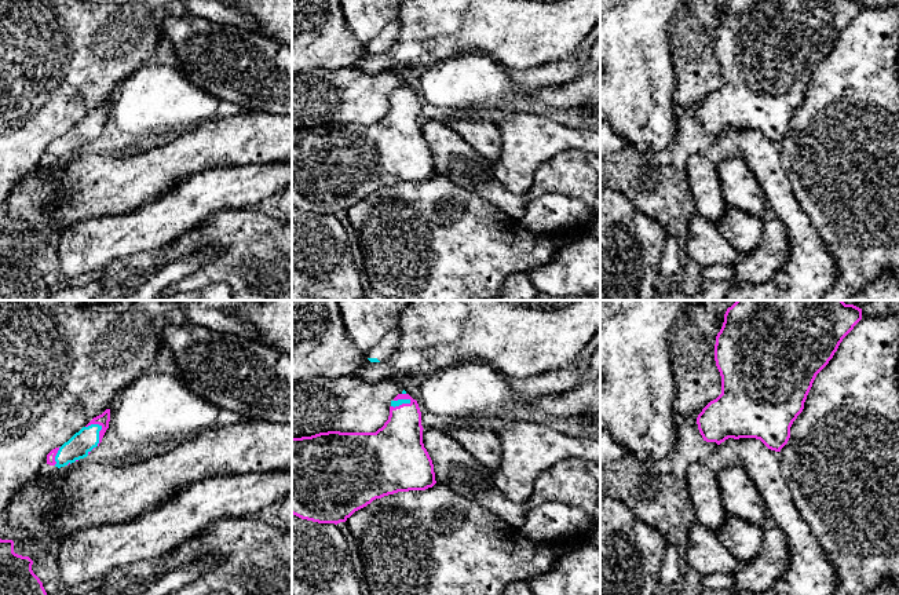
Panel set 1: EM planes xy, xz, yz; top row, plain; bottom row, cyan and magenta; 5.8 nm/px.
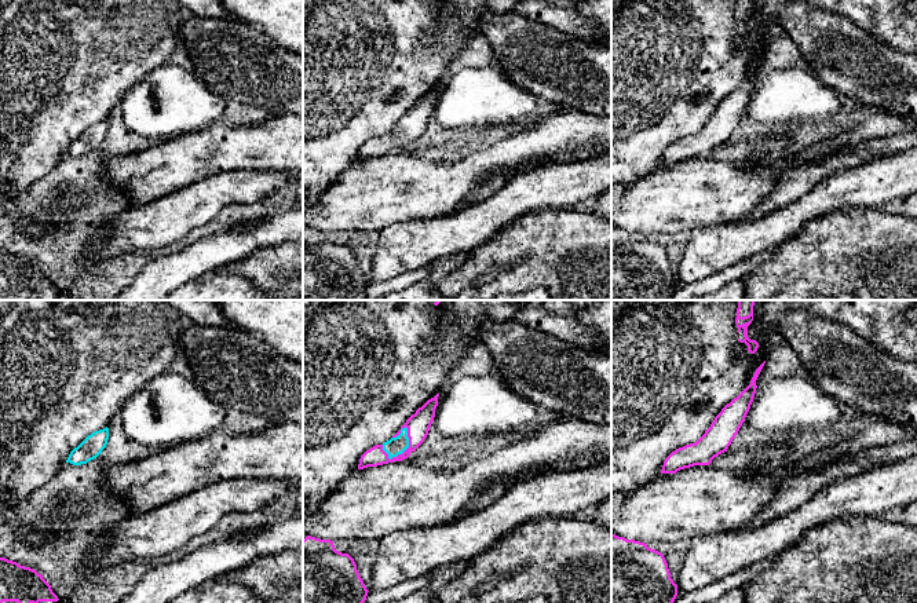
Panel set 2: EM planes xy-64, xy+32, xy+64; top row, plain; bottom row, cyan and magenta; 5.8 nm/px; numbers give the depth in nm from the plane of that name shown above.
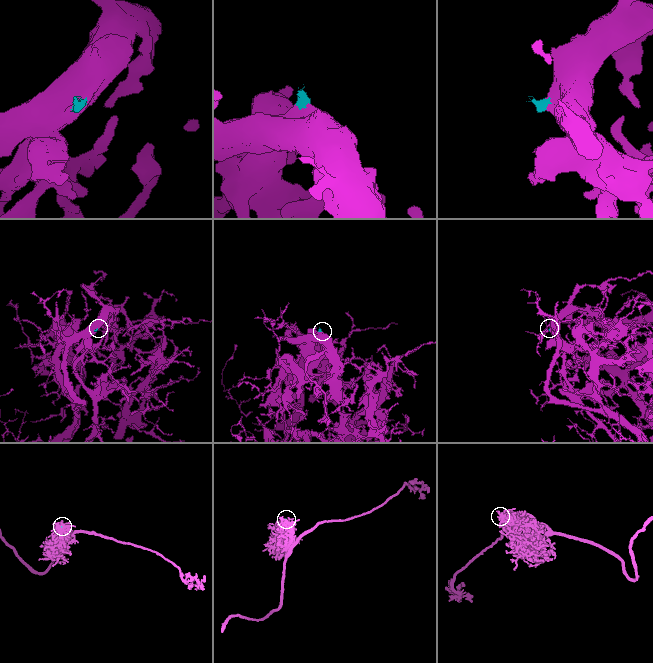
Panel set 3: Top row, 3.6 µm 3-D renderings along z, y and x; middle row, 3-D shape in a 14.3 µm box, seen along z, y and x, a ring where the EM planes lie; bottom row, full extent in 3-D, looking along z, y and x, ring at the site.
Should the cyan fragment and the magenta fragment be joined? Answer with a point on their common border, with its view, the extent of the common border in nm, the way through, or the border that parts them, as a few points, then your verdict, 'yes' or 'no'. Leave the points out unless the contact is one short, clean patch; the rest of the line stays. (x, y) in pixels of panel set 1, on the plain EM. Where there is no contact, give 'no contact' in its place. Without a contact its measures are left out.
contact xy (99, 121); length 140 nm; way xy (87, 130), (99, 121), (103, 110); yes

